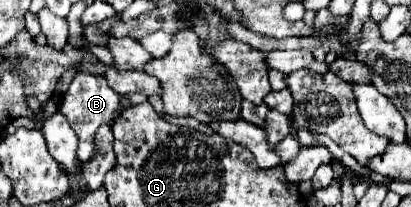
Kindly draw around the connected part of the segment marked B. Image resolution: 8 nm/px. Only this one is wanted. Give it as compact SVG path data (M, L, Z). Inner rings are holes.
M79 71L73 79L73 83L69 85L67 93L63 95L61 99L61 105L59 105L59 113L67 117L71 129L77 133L79 137L79 151L77 151L77 157L81 163L89 161L95 151L97 151L97 145L95 145L95 133L101 125L113 125L115 119L125 111L125 107L121 105L121 95L117 95L109 85L107 85L107 77L105 75L93 75L93 73L87 73L87 71Z

